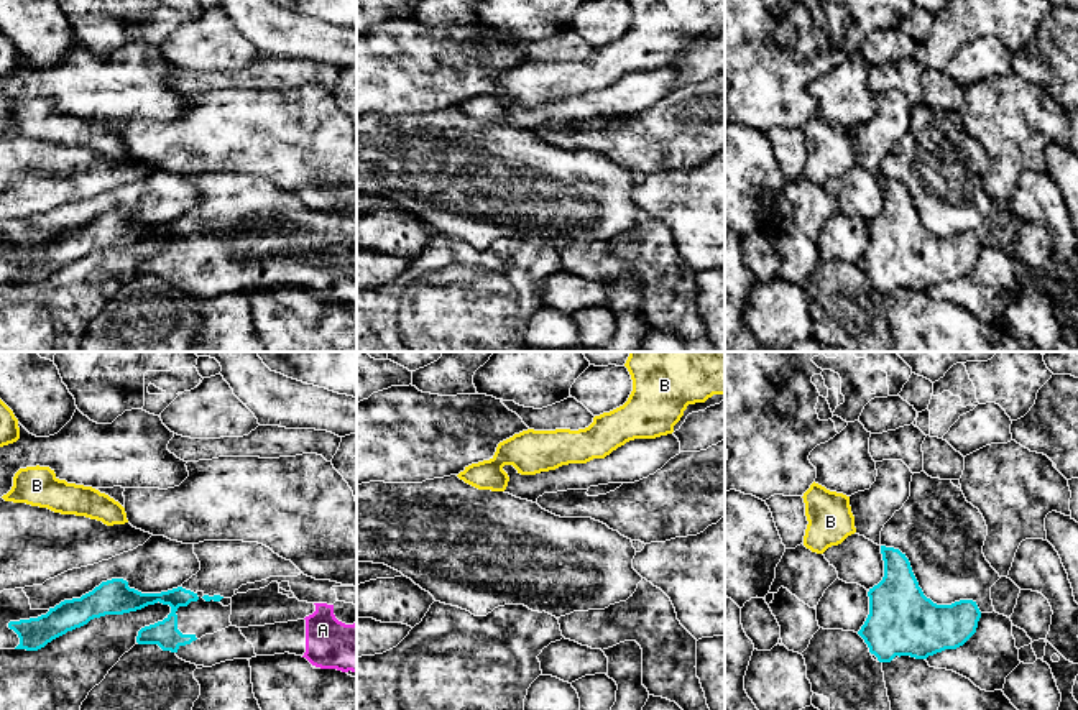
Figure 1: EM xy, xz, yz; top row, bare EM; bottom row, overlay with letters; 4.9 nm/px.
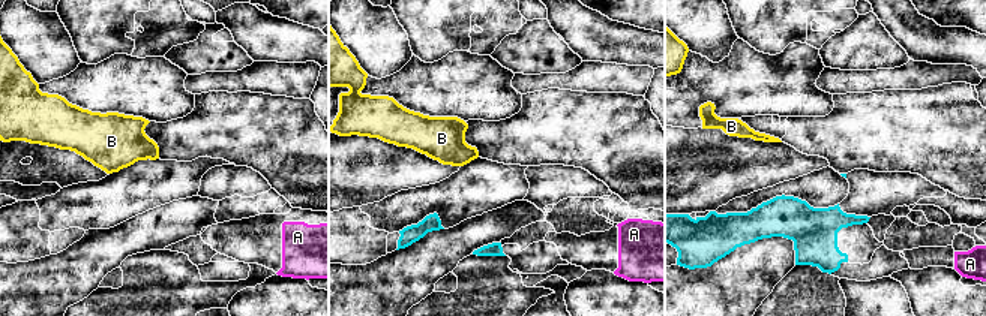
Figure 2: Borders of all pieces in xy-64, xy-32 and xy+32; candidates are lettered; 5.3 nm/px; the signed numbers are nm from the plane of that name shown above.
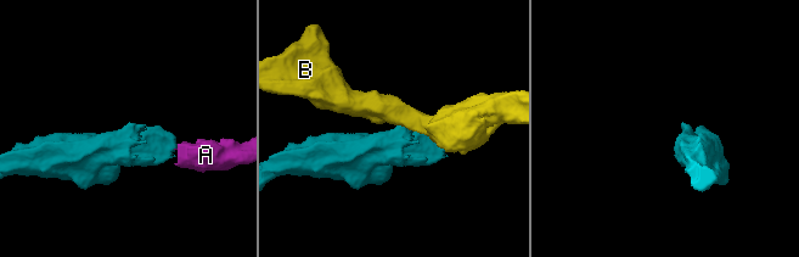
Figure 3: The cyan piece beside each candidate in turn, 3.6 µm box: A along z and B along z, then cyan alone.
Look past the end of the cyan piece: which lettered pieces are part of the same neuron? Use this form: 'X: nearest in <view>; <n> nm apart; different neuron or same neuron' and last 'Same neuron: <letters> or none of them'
A: nearest in xy; 420 nm apart; same neuron
B: nearest in yz; 150 nm apart; different neuron
Same neuron: A

